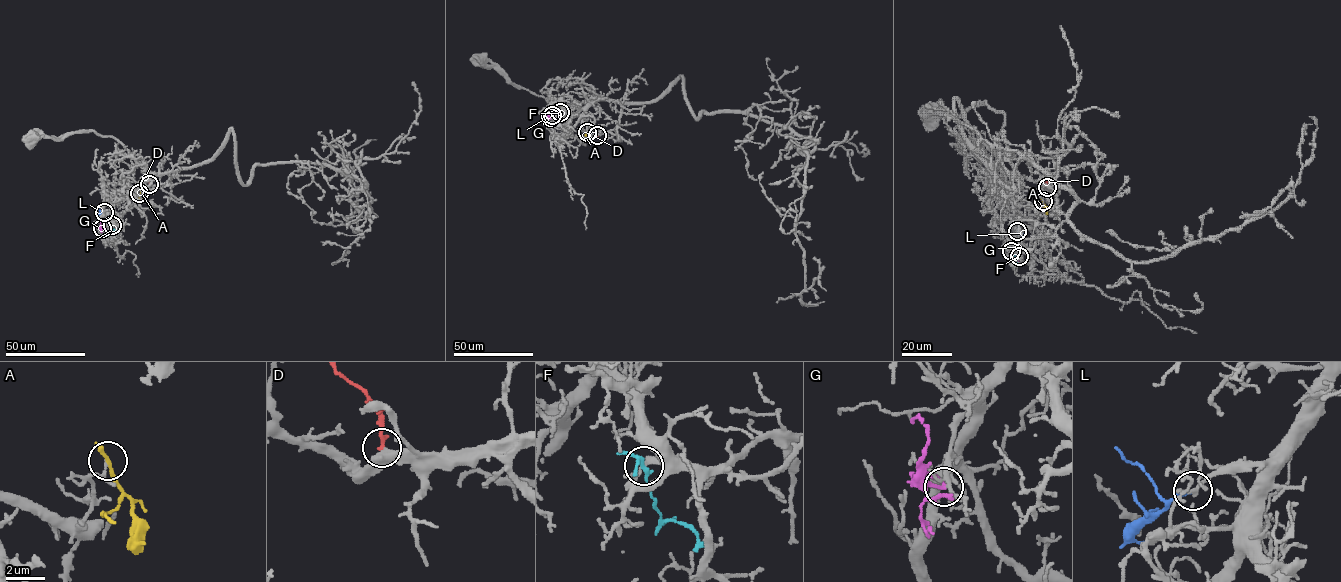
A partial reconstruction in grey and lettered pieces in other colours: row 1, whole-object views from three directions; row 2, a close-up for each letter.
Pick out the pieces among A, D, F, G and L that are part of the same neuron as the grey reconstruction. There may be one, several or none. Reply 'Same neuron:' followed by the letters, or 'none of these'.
Same neuron: D, G

